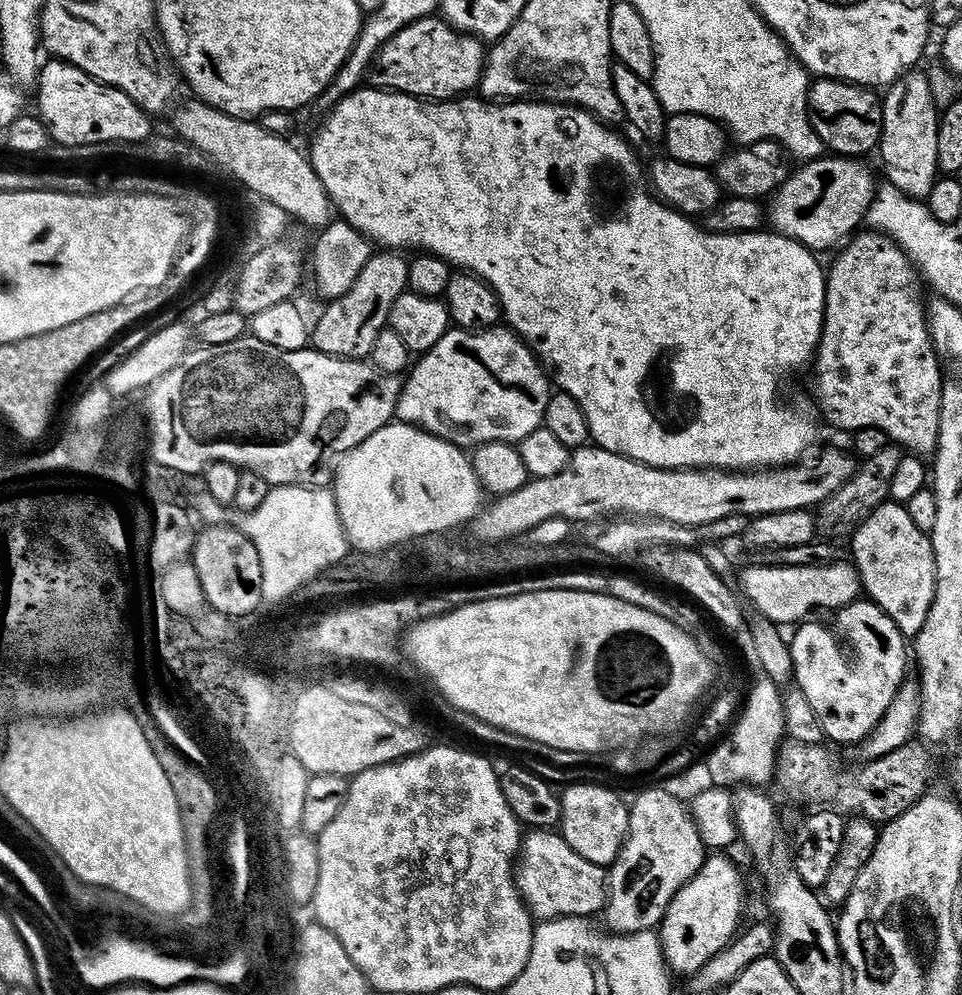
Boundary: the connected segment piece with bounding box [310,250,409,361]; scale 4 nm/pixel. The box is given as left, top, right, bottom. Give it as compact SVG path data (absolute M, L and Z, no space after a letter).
M380 250L366 262L362 274L358 274L358 282L354 282L352 289L327 305L328 309L320 316L320 321L315 321L314 331L311 333L310 340L314 345L315 351L326 354L327 356L337 356L343 360L362 360L367 361L374 350L374 342L378 342L378 334L389 327L388 319L394 310L394 302L406 291L408 287L408 266L409 261L403 260L401 253L396 250Z

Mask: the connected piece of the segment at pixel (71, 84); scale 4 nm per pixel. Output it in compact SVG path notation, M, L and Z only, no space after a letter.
M49 59L43 65L38 81L40 109L43 120L57 145L86 146L90 143L141 144L153 135L153 117L149 116L126 94L100 84L92 76L63 60Z

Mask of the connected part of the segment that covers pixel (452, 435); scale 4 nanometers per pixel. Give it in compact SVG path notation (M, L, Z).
M497 326L482 332L466 332L453 327L438 346L415 361L404 393L400 395L398 416L403 423L414 424L432 436L459 444L465 450L475 450L490 442L519 445L521 440L530 438L534 430L544 427L546 410L553 395L553 381L539 356L511 328Z

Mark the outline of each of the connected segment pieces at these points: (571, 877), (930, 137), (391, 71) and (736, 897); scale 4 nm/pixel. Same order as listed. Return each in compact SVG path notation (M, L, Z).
M532 830L523 837L515 874L516 886L537 921L562 920L565 916L592 918L608 906L609 873L574 854L563 835L555 831Z
M920 70L907 72L903 78L887 89L883 97L884 132L878 147L878 155L888 167L887 183L893 184L902 194L914 200L927 201L941 175L938 162L938 134L940 133L941 109L936 109L936 96L932 84Z
M443 18L414 22L385 44L366 80L371 87L415 96L425 102L451 102L479 89L486 67L486 48L466 32L458 32Z
M712 854L705 859L702 870L698 870L696 877L672 899L658 928L669 969L676 974L681 972L684 978L691 978L702 970L712 958L737 938L742 928L740 923L744 920L744 876L740 873L739 866L724 856L727 855Z

